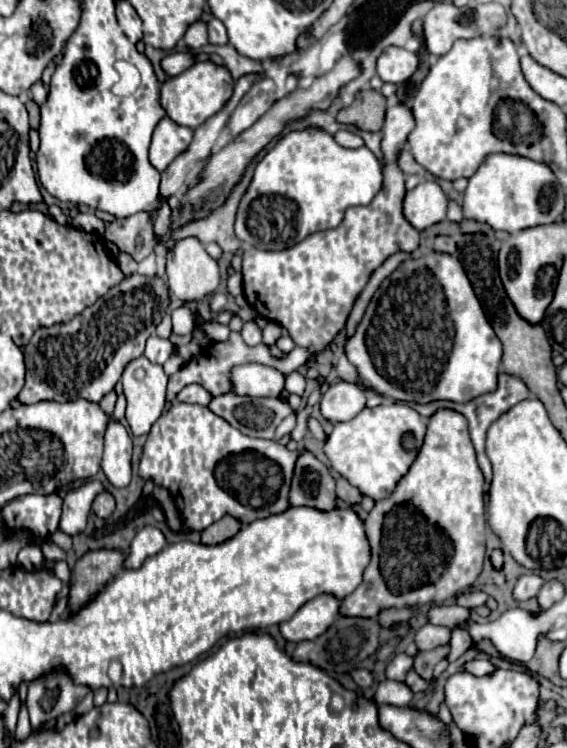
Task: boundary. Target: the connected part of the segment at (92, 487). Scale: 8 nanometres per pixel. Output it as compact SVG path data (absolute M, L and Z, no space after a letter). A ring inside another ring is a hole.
M90 480L84 486L80 486L78 490L70 490L64 496L62 518L60 518L58 530L68 534L68 536L82 534L86 528L86 518L88 518L90 508L92 508L92 500L100 492L104 492L104 486L98 480Z

